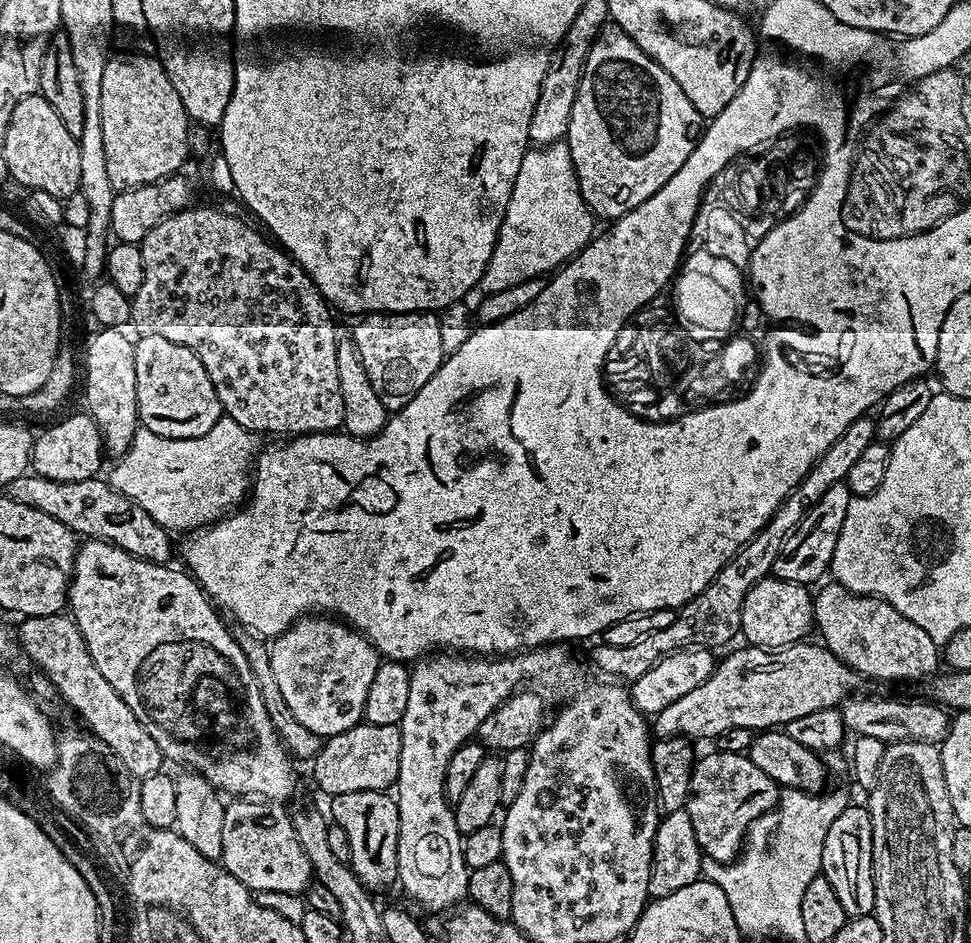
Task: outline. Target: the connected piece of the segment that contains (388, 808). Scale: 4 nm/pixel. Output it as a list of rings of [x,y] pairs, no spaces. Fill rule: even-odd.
[[[358,790],[350,794],[331,797],[331,819],[350,838],[350,867],[352,873],[369,890],[384,888],[397,879],[398,866],[398,806],[387,791]],[[384,852],[384,856],[382,855]]]

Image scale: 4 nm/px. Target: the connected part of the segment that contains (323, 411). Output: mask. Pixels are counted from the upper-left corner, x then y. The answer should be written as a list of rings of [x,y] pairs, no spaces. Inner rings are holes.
[[[189,206],[181,212],[175,212],[170,218],[158,222],[158,226],[154,226],[154,230],[150,230],[150,234],[146,234],[146,238],[139,244],[142,250],[142,263],[146,266],[146,278],[143,279],[138,294],[131,297],[131,323],[137,324],[143,335],[158,334],[160,338],[170,338],[170,342],[178,342],[178,346],[186,346],[194,350],[198,362],[206,366],[206,374],[210,374],[210,382],[214,382],[214,390],[218,394],[223,415],[238,422],[238,426],[242,426],[246,431],[257,434],[277,432],[280,435],[277,437],[280,438],[289,434],[303,436],[310,432],[337,431],[343,425],[344,411],[342,390],[338,386],[338,350],[336,349],[338,333],[332,322],[333,309],[328,301],[316,288],[314,281],[301,270],[299,264],[283,248],[273,243],[259,227],[251,228],[242,217],[235,216],[232,212],[223,212],[220,208],[196,207]]]

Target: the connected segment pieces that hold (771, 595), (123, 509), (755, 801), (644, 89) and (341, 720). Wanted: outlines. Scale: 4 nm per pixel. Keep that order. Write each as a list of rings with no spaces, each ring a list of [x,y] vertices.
[[[767,576],[758,582],[746,594],[746,602],[742,602],[742,622],[739,635],[745,636],[749,645],[757,648],[785,648],[791,644],[801,643],[804,636],[814,628],[812,618],[813,593],[798,582],[786,582],[777,576]]]
[[[25,474],[14,478],[2,489],[3,495],[22,502],[58,518],[62,526],[75,532],[77,537],[105,540],[122,550],[126,550],[137,560],[149,560],[155,564],[168,564],[172,556],[172,540],[169,529],[163,528],[126,494],[113,488],[107,479],[93,478],[82,482],[58,482],[35,474]]]
[[[713,750],[709,756],[701,755],[692,769],[692,785],[688,791],[687,809],[694,821],[694,834],[700,843],[700,851],[709,860],[717,860],[720,864],[730,864],[740,855],[744,838],[750,827],[762,814],[771,812],[780,799],[781,789],[770,778],[770,774],[762,774],[758,766],[742,752],[721,752]]]
[[[611,22],[605,24],[586,58],[586,66],[582,70],[582,78],[578,86],[578,98],[574,98],[574,106],[570,110],[570,126],[566,137],[578,190],[589,210],[597,217],[605,216],[605,221],[615,222],[630,210],[637,208],[642,202],[646,202],[646,198],[650,198],[658,190],[662,190],[662,186],[666,186],[666,182],[670,182],[670,178],[674,178],[674,174],[678,174],[678,170],[682,170],[682,162],[686,162],[686,158],[690,158],[701,135],[702,117],[698,114],[698,110],[694,110],[694,102],[690,102],[690,98],[686,98],[686,94],[682,94],[682,86],[678,86],[678,82],[674,82],[674,78],[670,78],[670,74],[666,74],[666,70],[662,70],[662,66],[658,66],[658,62],[654,62],[647,56],[619,26]]]
[[[305,614],[293,620],[290,627],[270,644],[270,666],[274,666],[274,678],[282,689],[282,698],[290,706],[290,714],[321,738],[337,736],[364,720],[366,694],[370,694],[370,682],[382,663],[376,647],[361,632],[347,623],[324,614]]]

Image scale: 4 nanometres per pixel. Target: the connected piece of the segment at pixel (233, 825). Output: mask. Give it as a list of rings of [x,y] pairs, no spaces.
[[[236,798],[233,801],[233,804],[229,803],[225,807],[222,818],[222,854],[220,860],[224,869],[230,874],[234,874],[240,882],[256,894],[262,892],[303,893],[309,887],[314,873],[298,838],[294,834],[289,809],[284,809],[287,807],[283,803],[263,798]]]

